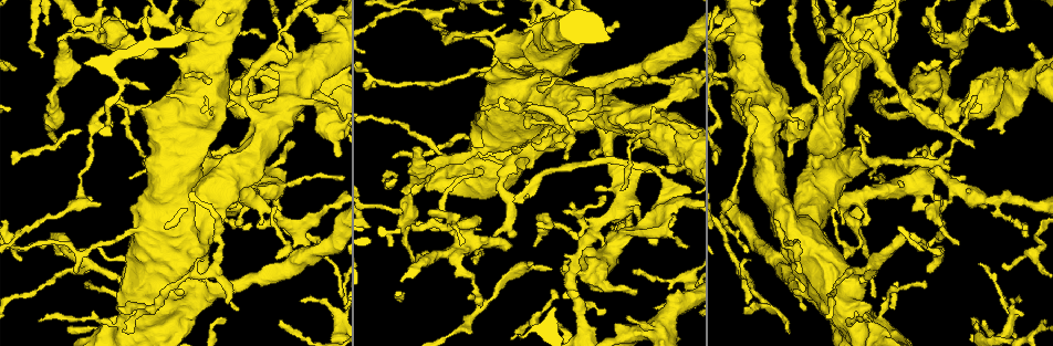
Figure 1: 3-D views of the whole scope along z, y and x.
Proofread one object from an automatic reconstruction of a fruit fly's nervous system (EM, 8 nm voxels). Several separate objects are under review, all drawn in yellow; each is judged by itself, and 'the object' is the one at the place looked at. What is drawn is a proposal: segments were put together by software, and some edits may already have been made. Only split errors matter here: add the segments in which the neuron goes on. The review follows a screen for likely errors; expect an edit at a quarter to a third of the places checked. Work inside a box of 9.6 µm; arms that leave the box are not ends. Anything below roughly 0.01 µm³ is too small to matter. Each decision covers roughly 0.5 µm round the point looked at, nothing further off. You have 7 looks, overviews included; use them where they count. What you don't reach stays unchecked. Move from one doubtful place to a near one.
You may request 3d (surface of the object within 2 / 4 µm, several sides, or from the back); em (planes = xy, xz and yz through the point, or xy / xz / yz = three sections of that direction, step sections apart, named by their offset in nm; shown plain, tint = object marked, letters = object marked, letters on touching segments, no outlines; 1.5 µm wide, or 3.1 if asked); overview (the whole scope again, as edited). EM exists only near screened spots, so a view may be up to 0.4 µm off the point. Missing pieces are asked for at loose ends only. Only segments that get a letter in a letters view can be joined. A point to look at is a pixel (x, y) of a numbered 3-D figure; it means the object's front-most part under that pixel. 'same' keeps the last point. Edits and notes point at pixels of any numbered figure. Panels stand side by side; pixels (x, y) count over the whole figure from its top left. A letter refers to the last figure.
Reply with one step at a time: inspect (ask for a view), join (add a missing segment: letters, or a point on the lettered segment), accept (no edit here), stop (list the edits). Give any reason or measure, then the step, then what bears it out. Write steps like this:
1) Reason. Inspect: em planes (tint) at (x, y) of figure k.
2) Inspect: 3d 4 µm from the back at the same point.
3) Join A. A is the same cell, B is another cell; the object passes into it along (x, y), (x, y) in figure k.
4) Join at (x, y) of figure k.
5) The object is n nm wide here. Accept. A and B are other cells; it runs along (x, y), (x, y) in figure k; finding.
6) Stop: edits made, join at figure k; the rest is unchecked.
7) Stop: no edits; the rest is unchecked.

Stops while still wide. Inspect: em xz step 8 (letters) at (810, 159) of figure 1.

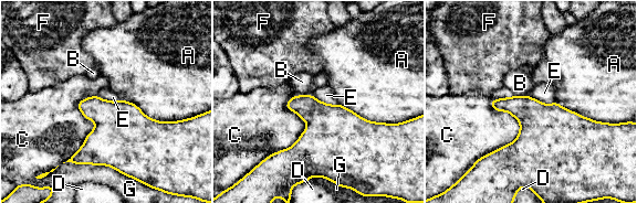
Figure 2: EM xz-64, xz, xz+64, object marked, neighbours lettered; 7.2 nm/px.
Accept. A, B, C, D, E, F and G are other cells; a border runs along (526, 95), (547, 104), (555, 102) in figure 2; none of them fits.

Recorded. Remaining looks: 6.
Thin end. Inspect: 3d 4 µm at (745, 306) of figure 1.

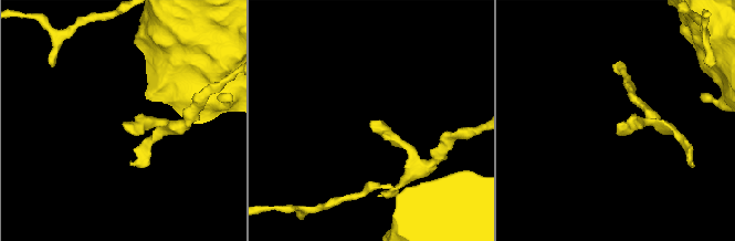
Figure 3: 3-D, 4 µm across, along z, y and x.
Need the tissue. Inspect: em planes (plain) at (372, 126) of figure 3.

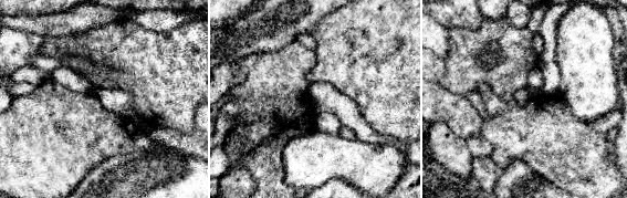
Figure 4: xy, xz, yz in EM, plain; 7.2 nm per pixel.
See the neighbours. Inspect: em planes (letters) at the same point.

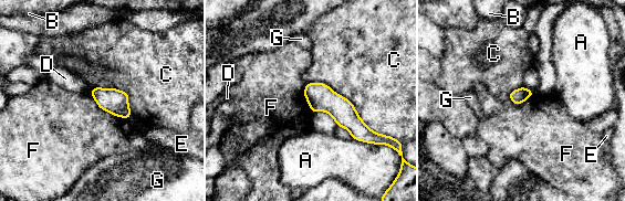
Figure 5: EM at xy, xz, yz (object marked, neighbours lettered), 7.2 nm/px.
Accept. A, B, C, D, E, F and G are other cells; a border runs along (90, 93), (100, 107), (126, 119) in figure 5; none of them fits.

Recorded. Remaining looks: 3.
An open end. Inspect: 3d 2 µm from the back at (226, 301) of figure 1.

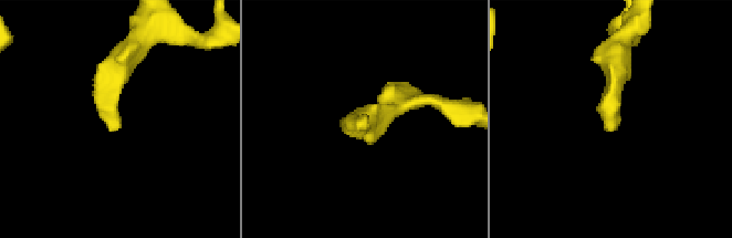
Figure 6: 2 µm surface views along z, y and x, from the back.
Now the EM. Inspect: em yz step 4 (letters) at (619, 117) of figure 6.

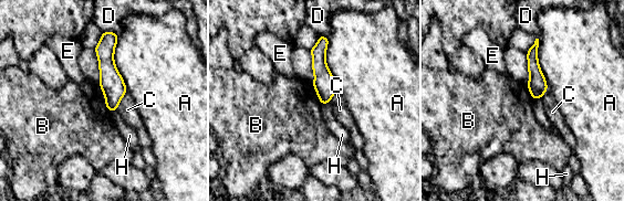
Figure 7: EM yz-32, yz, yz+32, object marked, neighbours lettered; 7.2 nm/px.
Accept. A, B, C, D, E and H are other cells; it runs along (111, 34), (107, 71), (112, 107) in figure 7; no lettered segment goes on from it.

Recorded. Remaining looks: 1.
Stop: no edits; the rest is unchecked.

